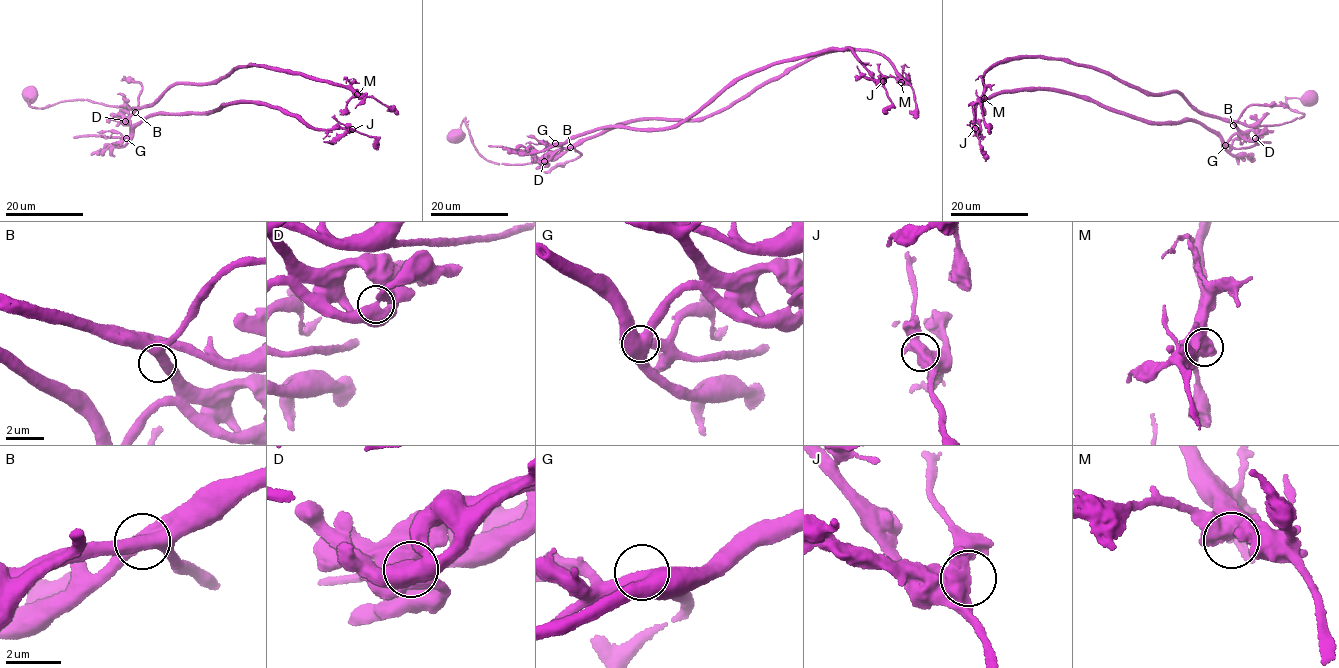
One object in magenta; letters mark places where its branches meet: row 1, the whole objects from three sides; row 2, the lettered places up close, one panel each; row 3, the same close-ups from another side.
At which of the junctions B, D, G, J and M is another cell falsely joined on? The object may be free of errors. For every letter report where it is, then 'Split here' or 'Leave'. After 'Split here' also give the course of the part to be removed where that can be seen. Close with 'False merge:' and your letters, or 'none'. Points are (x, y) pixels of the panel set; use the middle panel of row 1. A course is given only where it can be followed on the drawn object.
B: Place: (570, 147). Leave
D: Place: (544, 161). Split here. Course of the part to remove: (544, 161), (611, 127), (676, 127), (740, 79), (828, 51), (854, 51), (883, 84), (884, 112)
G: Place: (555, 143). Leave
J: Place: (883, 81). Leave
M: Place: (901, 82). Leave
False merge: D

